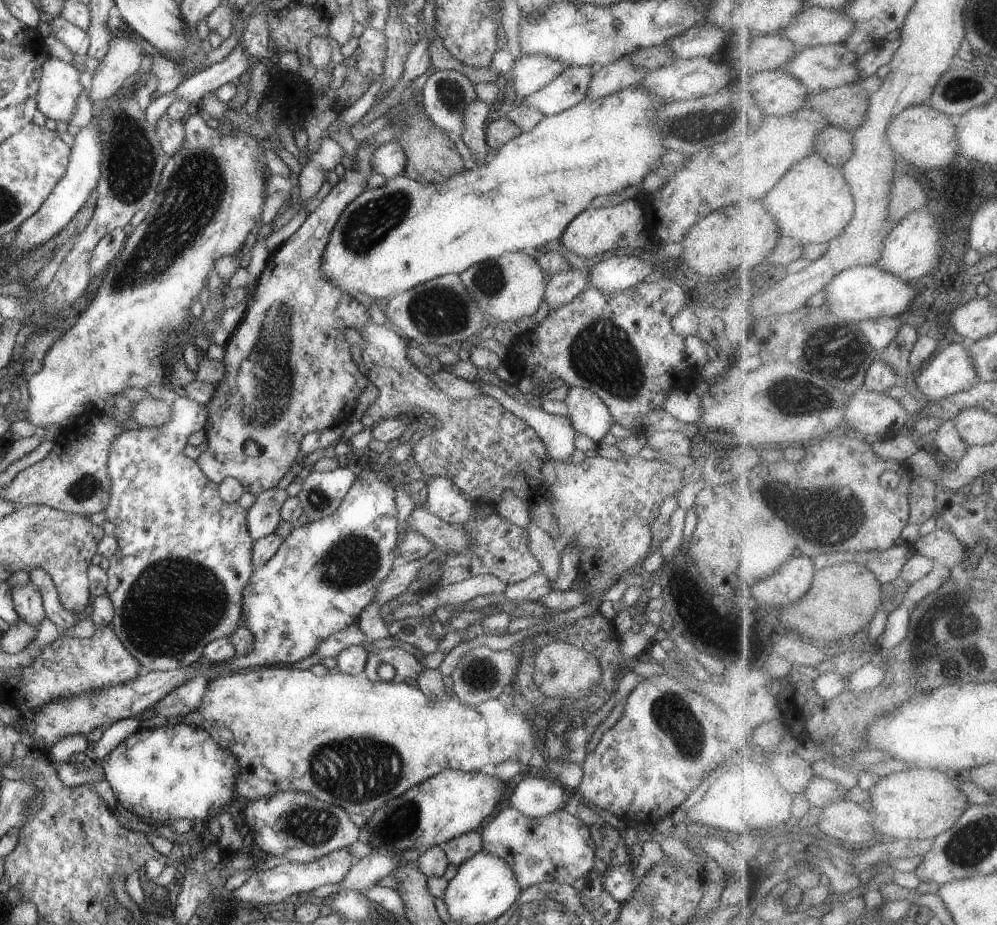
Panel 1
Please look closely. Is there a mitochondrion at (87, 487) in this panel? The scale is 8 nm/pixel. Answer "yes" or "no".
yes

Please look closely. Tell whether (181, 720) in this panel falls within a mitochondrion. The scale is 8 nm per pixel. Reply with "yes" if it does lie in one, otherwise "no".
no

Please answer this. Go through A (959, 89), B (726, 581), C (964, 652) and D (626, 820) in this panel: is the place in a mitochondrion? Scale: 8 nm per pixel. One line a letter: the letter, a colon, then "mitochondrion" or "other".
A: mitochondrion
B: other
C: mitochondrion
D: other

